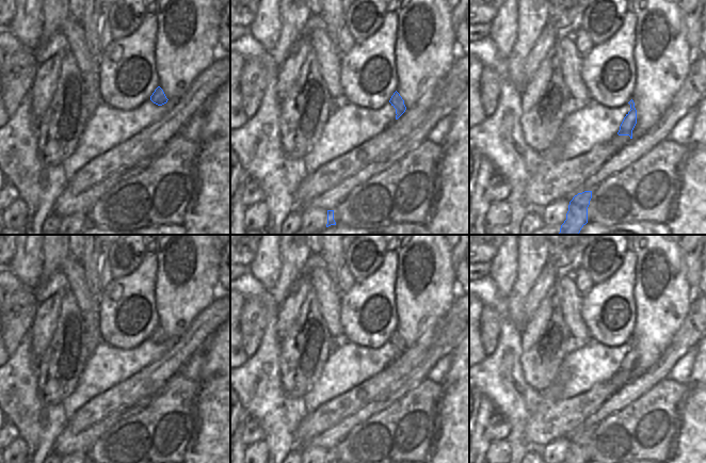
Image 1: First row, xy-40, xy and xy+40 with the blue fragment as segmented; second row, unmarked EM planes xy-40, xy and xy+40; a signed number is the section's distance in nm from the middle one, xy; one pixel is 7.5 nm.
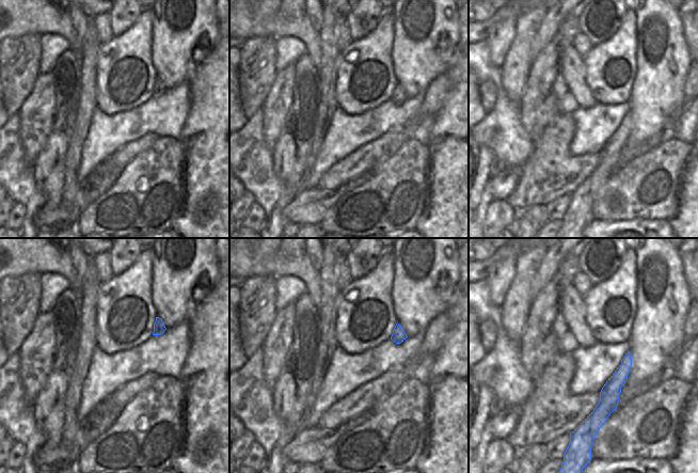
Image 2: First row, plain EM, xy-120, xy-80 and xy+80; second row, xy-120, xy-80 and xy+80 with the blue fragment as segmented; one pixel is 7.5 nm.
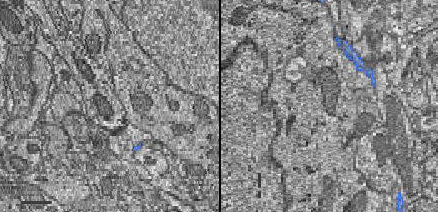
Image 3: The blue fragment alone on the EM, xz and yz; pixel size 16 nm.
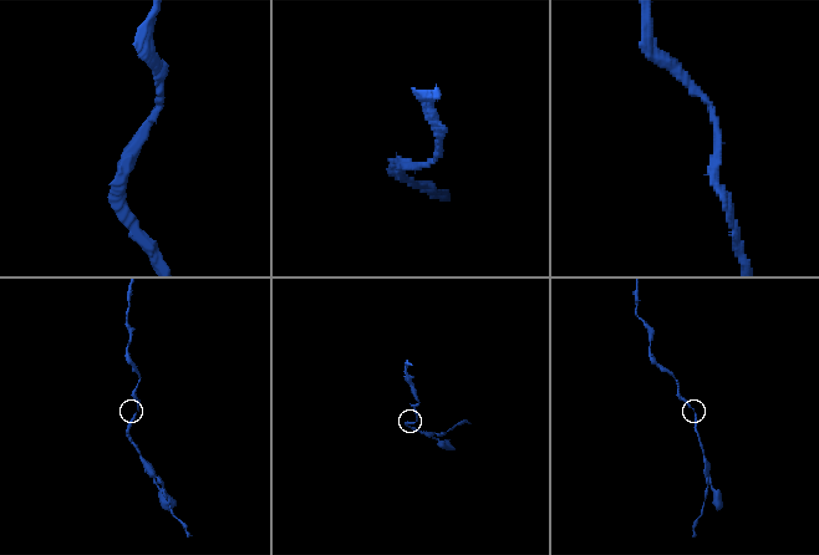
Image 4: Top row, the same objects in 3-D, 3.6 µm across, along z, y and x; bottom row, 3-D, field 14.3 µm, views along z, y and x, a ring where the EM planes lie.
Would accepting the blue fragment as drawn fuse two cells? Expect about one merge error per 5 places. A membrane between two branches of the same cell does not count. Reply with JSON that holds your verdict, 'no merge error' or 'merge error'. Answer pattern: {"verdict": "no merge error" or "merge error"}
{"verdict": "no merge error"}

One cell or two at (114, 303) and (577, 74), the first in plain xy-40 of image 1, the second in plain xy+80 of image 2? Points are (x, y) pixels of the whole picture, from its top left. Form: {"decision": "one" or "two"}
{"decision": "two"}

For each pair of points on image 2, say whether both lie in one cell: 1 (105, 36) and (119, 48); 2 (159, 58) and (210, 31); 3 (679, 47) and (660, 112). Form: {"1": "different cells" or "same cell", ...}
{"1": "different cells", "2": "same cell", "3": "same cell"}

